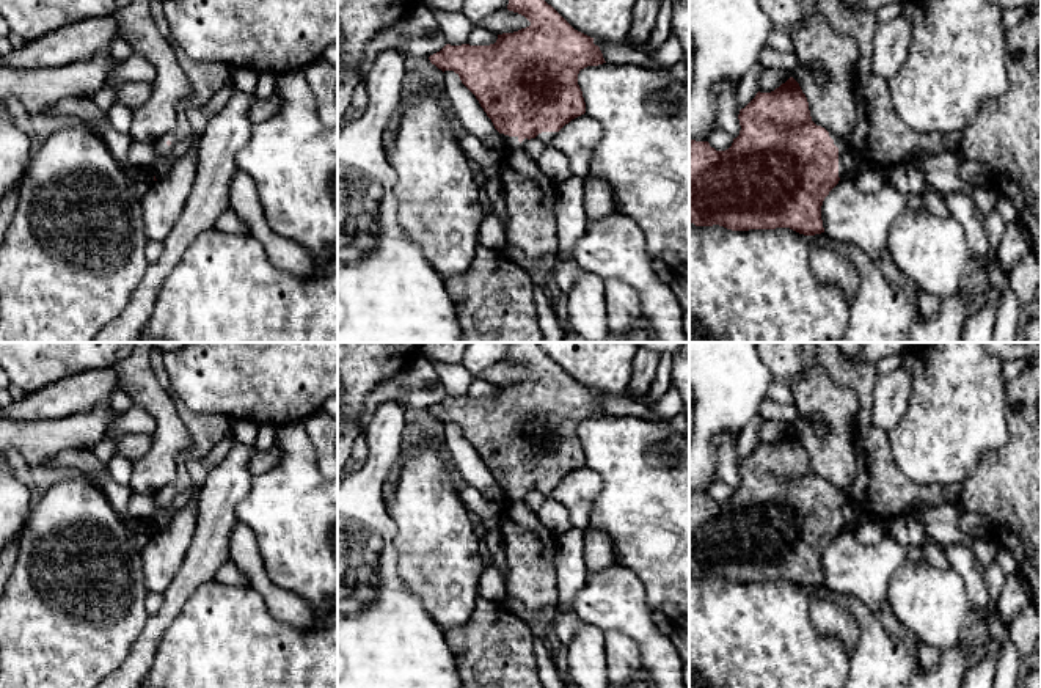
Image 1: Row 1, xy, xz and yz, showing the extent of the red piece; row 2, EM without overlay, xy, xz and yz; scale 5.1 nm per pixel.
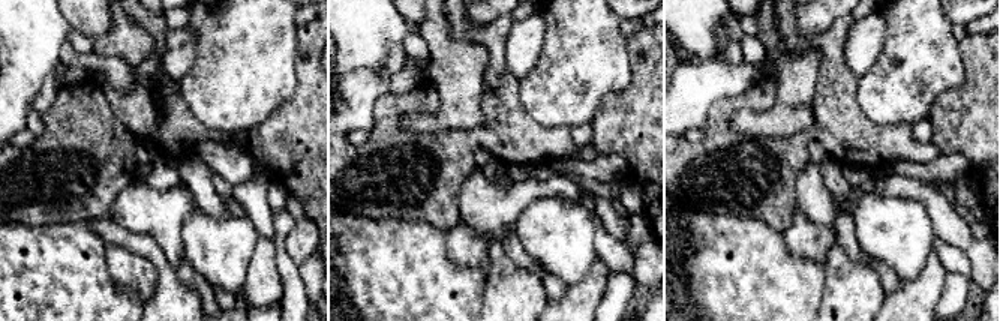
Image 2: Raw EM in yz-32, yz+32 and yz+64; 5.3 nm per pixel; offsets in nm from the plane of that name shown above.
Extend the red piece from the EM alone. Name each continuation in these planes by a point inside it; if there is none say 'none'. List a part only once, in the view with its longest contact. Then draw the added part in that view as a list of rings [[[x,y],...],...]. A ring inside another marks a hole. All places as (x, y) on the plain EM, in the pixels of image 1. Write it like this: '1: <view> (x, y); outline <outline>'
1: yz (880, 489); outline [[[816,342],[816,366],[837,383],[857,394],[859,410],[851,434],[857,476],[849,489],[829,484],[838,500],[838,529],[845,523],[842,504],[854,503],[860,512],[882,518],[909,514],[914,504],[939,506],[945,503],[942,487],[922,485],[904,476],[889,448],[889,435],[871,421],[873,388],[879,377],[873,364],[853,364],[835,342]]]

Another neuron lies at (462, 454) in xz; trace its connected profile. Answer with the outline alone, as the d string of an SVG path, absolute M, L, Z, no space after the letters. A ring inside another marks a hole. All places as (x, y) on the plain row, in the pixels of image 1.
M444 423L447 459L463 478L465 484L479 490L490 501L506 501L499 484L480 459L476 448L462 435L458 426Z

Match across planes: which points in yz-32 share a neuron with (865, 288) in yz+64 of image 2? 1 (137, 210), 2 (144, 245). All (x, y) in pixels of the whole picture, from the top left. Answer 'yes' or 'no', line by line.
1: no
2: yes

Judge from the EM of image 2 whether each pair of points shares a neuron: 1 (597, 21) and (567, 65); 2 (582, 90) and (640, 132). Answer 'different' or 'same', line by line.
1: same
2: different

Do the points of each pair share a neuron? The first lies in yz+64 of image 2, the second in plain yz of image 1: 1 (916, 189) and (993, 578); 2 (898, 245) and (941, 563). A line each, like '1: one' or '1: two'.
1: two
2: two

